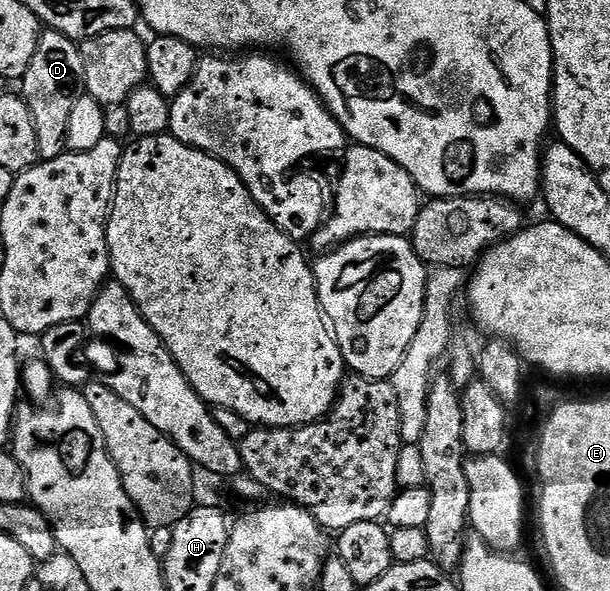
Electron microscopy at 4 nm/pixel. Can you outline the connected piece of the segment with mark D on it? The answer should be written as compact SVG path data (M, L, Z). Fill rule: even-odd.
M44 30L37 41L33 61L25 69L21 80L21 94L33 113L33 125L37 125L37 149L40 160L56 159L67 151L69 116L73 110L73 101L84 94L83 52L80 44L61 31Z

